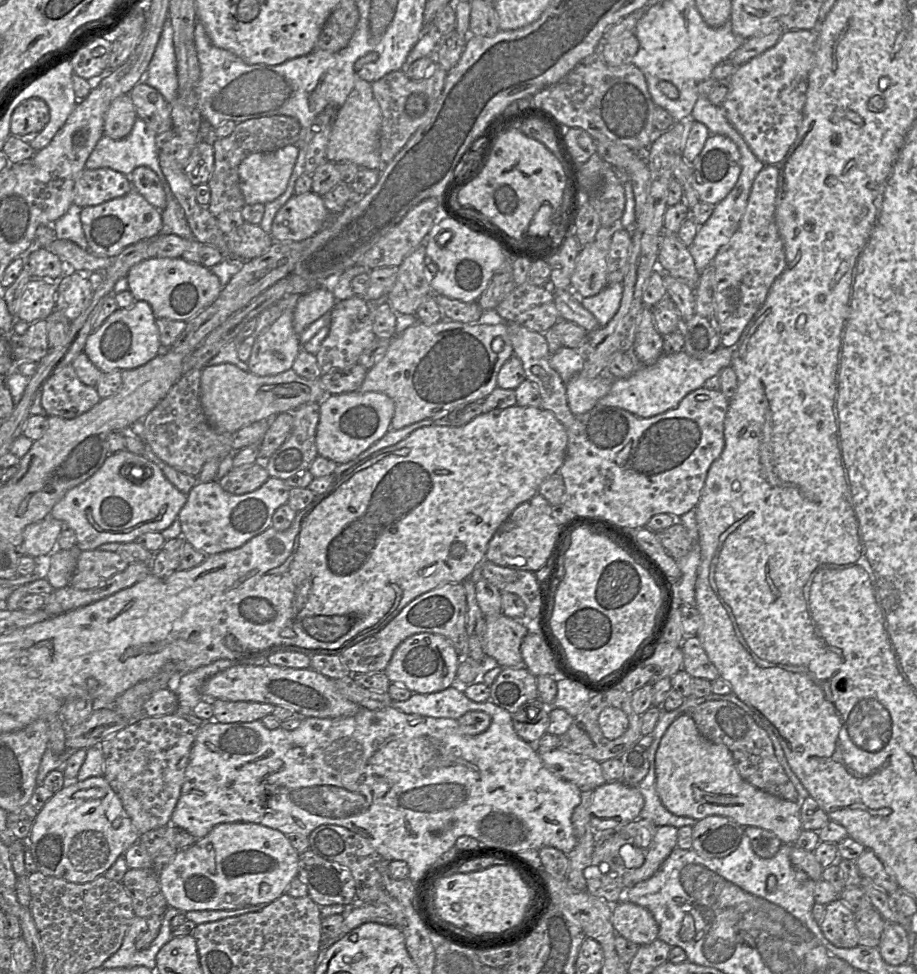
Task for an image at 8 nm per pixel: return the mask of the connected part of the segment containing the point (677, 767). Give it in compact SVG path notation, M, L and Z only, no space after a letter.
M686 714L668 727L656 752L656 790L664 807L676 816L701 820L710 815L727 817L742 827L754 826L773 832L783 844L794 845L802 829L800 804L782 799L745 781L738 773L731 751L723 744L704 738Z

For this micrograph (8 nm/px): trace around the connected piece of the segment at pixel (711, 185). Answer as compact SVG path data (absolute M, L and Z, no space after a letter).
M711 134L691 167L692 185L699 202L715 206L727 197L738 181L739 149L730 138Z

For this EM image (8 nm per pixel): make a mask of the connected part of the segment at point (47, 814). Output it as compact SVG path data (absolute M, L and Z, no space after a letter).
M94 776L83 781L68 781L62 789L54 793L38 812L27 845L38 871L69 882L84 884L102 876L120 855L139 841L140 835L125 811L120 797L106 778Z

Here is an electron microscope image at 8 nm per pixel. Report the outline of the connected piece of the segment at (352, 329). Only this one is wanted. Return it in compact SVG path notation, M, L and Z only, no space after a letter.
M354 295L349 299L337 301L330 314L329 334L316 354L321 375L358 364L363 351L376 339L373 331L373 310L363 297Z

